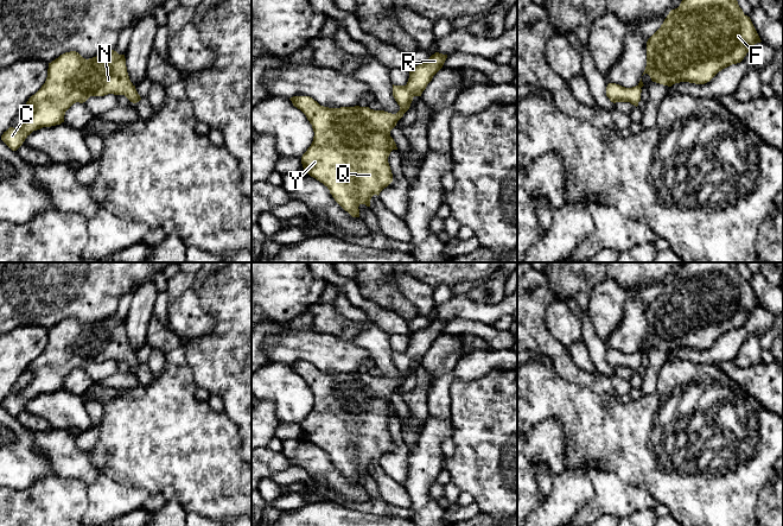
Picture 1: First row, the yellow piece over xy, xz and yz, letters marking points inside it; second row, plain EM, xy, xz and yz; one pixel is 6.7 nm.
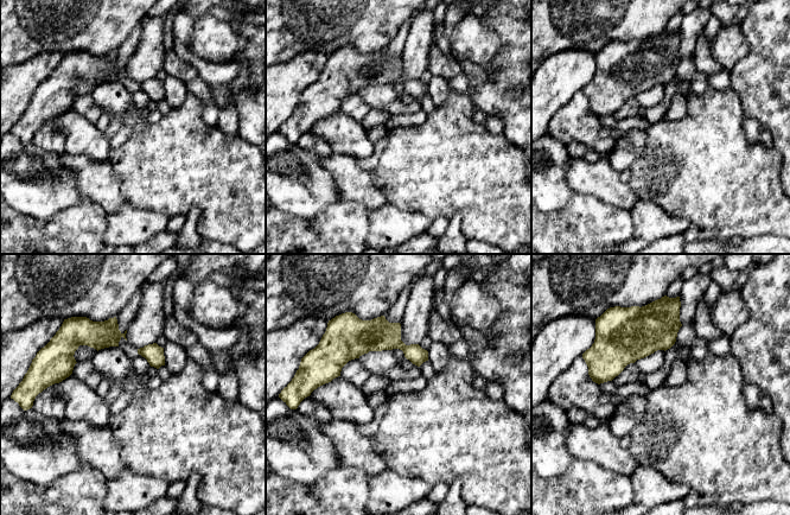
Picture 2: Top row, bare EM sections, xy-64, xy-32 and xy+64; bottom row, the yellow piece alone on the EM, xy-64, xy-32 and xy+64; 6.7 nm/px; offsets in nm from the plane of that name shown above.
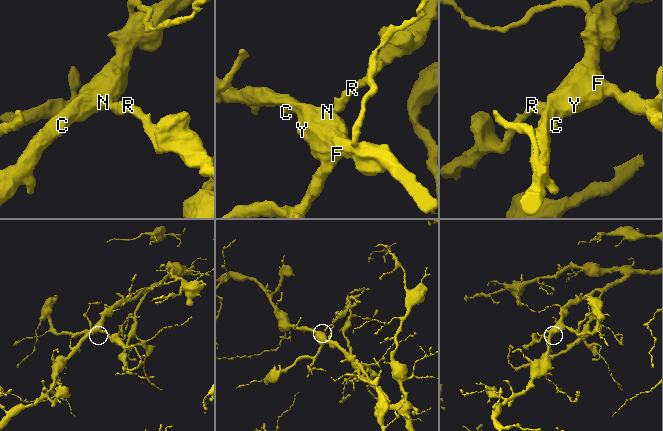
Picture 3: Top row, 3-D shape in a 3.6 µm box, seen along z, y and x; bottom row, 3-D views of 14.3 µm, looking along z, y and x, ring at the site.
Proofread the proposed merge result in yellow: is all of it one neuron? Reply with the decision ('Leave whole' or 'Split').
Leave whole

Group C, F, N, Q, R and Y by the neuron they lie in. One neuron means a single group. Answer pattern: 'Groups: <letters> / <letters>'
Groups: C F N Q R Y

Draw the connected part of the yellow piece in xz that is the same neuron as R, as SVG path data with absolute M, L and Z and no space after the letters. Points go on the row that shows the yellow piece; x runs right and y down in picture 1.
M435 52L426 62L410 69L406 85L393 84L393 96L400 106L396 114L359 106L329 108L320 106L310 96L289 99L293 106L306 115L314 132L311 146L301 157L304 171L323 183L335 201L352 217L359 217L358 207L361 204L370 207L371 197L378 196L393 182L388 157L397 147L390 131L409 109L413 97L421 96L446 58L447 55Z

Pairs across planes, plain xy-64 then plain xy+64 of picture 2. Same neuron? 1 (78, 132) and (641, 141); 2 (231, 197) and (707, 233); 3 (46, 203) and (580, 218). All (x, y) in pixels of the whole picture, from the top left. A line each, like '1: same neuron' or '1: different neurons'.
1: different neurons
2: same neuron
3: different neurons

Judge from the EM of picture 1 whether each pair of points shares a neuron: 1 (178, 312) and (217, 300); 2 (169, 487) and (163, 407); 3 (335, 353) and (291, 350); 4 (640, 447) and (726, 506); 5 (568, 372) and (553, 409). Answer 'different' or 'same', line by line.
1: different
2: same
3: same
4: same
5: different

